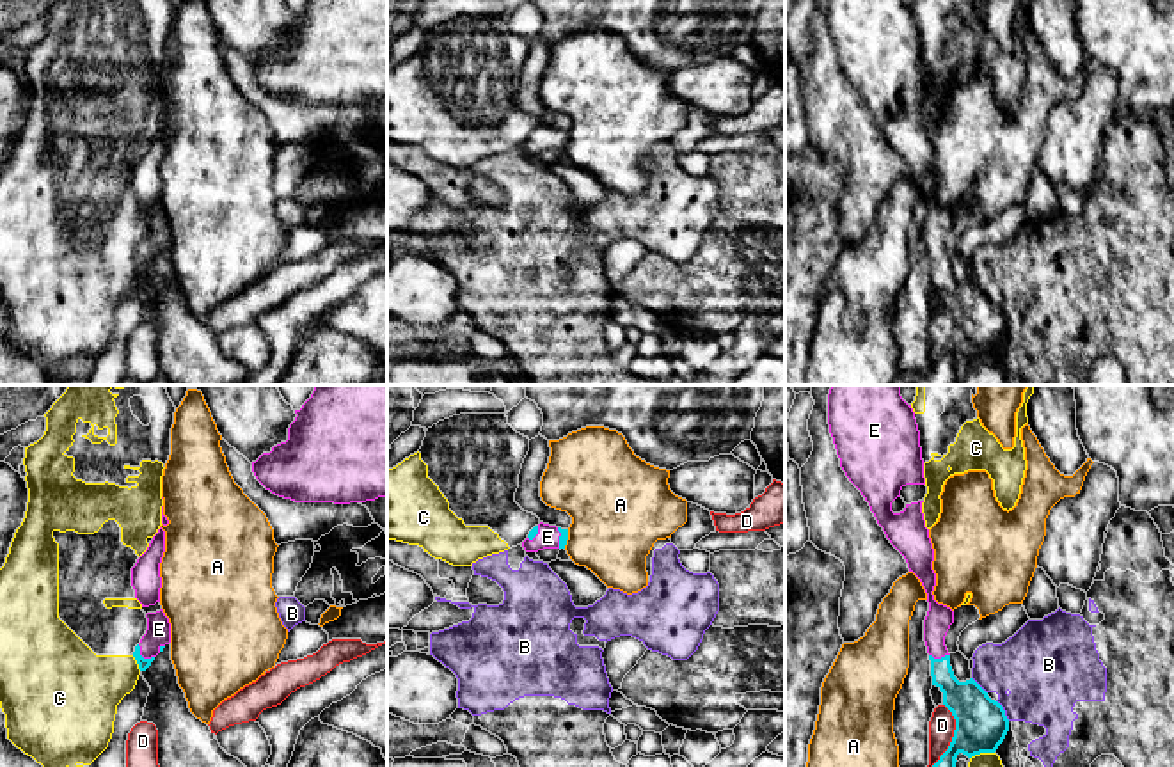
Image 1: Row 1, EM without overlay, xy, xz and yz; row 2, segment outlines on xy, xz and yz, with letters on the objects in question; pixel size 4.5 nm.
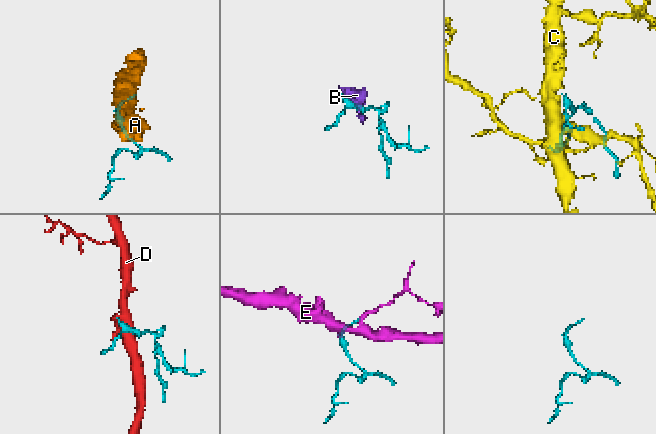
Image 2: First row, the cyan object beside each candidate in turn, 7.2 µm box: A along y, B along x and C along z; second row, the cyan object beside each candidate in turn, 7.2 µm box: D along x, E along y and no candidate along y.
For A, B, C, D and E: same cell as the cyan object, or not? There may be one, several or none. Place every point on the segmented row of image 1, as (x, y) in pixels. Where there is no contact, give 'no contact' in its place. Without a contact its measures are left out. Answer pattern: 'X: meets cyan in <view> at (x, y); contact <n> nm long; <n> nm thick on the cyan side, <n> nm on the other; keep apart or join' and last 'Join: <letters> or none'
A: meets cyan in xz at (567, 538); contact 90 nm long; 40 nm thick on the cyan side, 420 nm on the other; keep apart
B: meets cyan in yz at (1004, 711); contact 110 nm long; 240 nm thick on the cyan side, 380 nm on the other; keep apart
C: meets cyan in yz at (981, 751); contact 120 nm long; 240 nm thick on the cyan side, 60 nm on the other; keep apart
D: meets cyan in yz at (954, 735); contact 300 nm long; 240 nm thick on the cyan side, 120 nm on the other; keep apart
E: meets cyan in xy at (141, 656); contact 100 nm long; 50 nm thick on the cyan side, 110 nm on the other; join
Join: E

